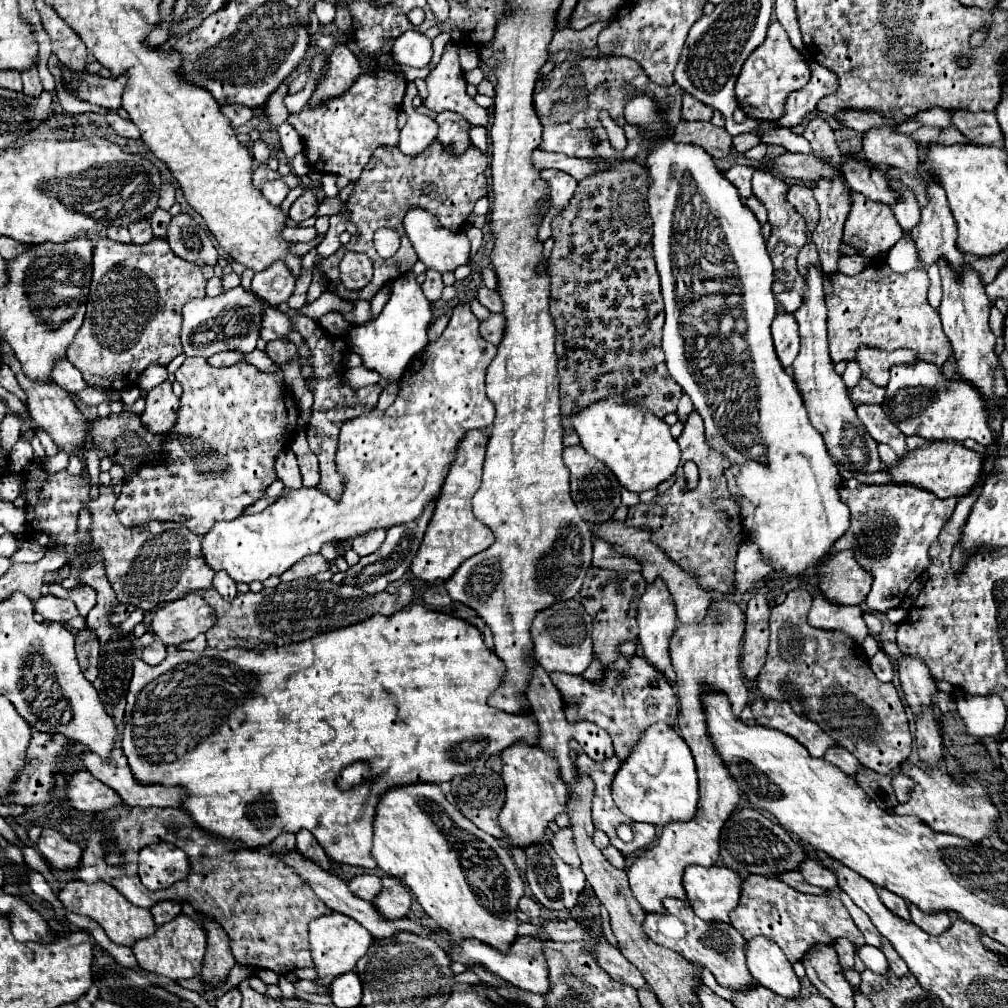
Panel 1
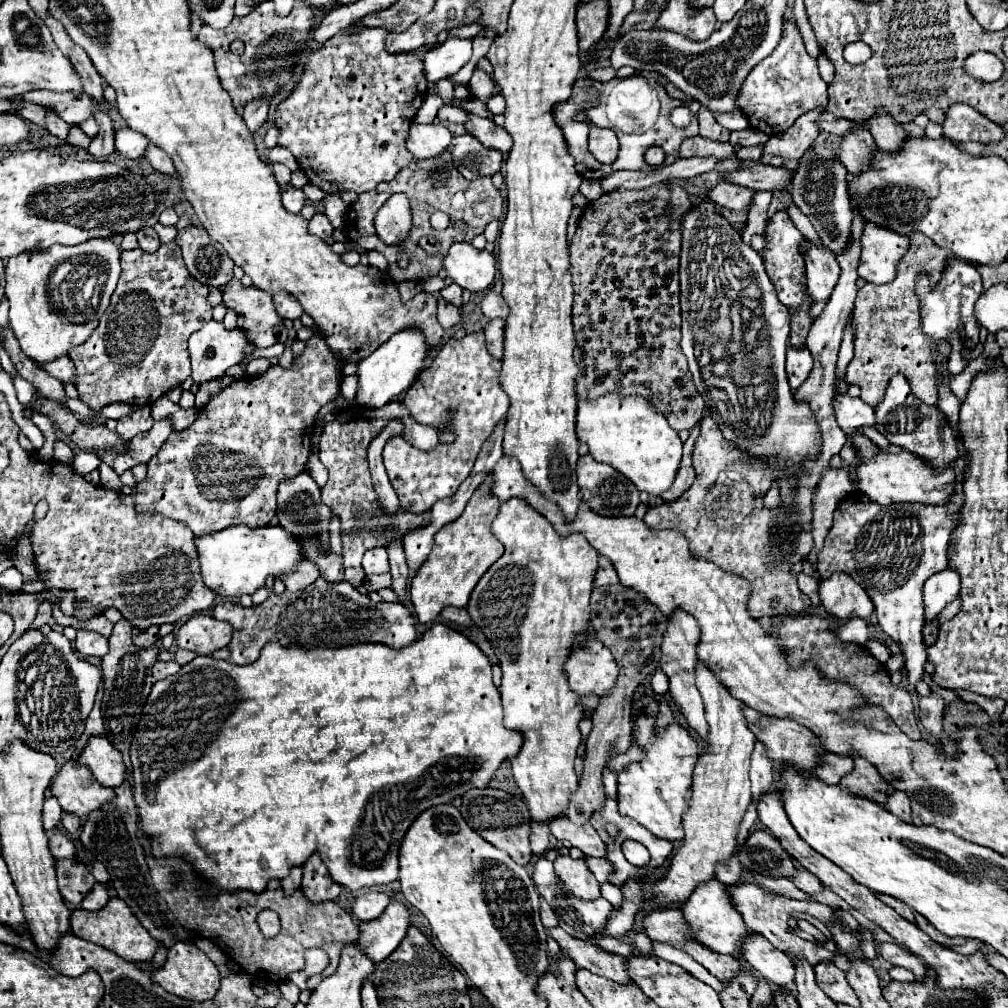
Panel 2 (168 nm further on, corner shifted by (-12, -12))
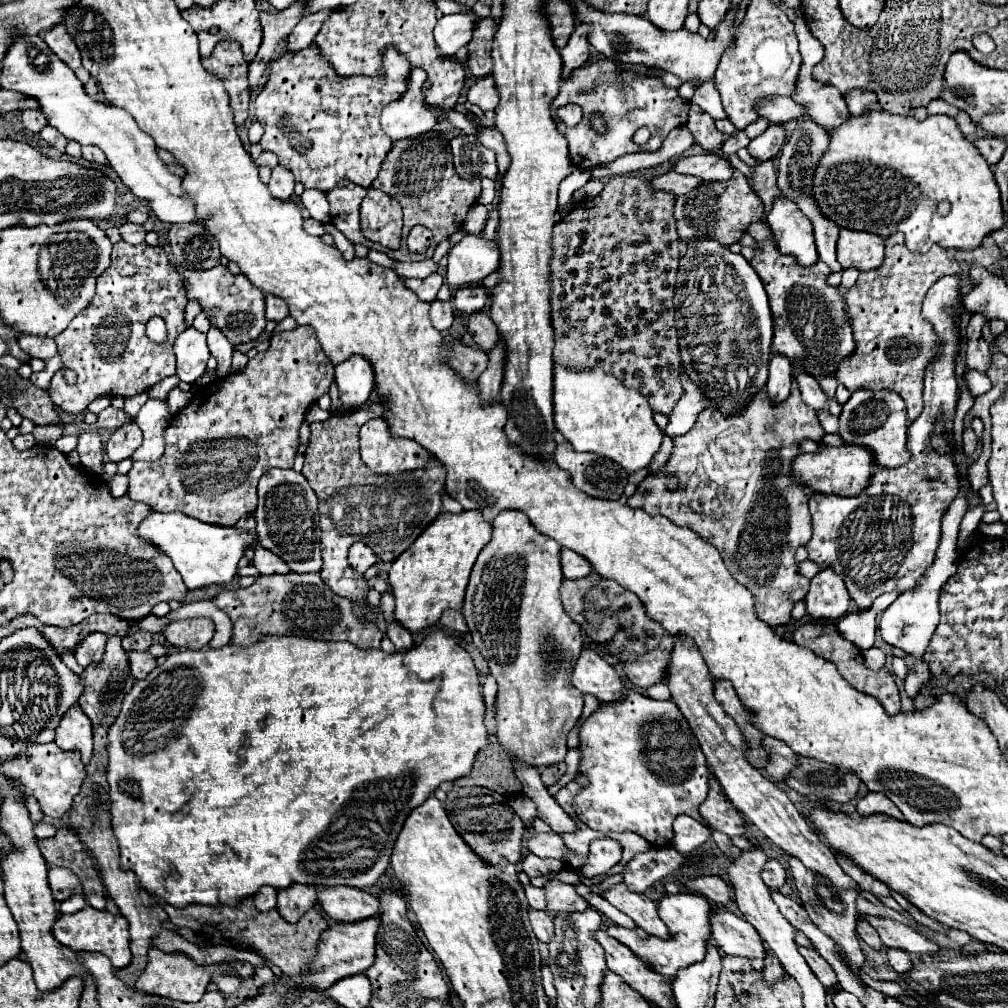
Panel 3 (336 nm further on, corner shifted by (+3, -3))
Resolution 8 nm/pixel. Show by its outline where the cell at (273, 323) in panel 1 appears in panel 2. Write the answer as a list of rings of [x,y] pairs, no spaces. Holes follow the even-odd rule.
[[[233,278],[223,288],[223,302],[237,312],[237,326],[247,332],[247,338],[257,348],[269,348],[277,342],[287,342],[287,328],[275,312],[269,292],[255,286],[245,288]]]

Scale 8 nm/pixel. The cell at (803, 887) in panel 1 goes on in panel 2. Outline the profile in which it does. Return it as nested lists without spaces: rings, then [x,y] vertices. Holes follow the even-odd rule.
[[[755,876],[757,882],[765,888],[765,890],[771,890],[775,894],[781,894],[781,896],[787,896],[791,900],[811,900],[809,894],[805,894],[803,890],[799,890],[789,878],[759,878]]]

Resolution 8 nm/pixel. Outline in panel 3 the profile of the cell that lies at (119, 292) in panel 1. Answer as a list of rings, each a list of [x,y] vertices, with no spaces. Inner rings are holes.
[[[126,241],[116,243],[112,265],[96,281],[94,299],[54,339],[64,369],[76,373],[76,385],[66,383],[64,371],[54,373],[48,387],[54,405],[78,415],[86,411],[96,397],[132,397],[174,375],[176,359],[172,341],[186,329],[184,307],[186,289],[162,247],[150,247],[146,243],[130,245]],[[154,315],[166,321],[168,337],[164,343],[154,343],[146,335],[146,323]]]

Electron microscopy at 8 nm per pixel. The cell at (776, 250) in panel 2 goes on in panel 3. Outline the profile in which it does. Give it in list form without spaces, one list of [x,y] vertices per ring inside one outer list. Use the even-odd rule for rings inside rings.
[[[752,223],[748,233],[760,243],[760,249],[754,251],[752,267],[762,279],[770,301],[774,319],[772,351],[796,361],[812,377],[836,375],[840,361],[856,351],[856,341],[852,337],[852,327],[848,325],[848,313],[844,311],[840,289],[826,283],[826,277],[832,271],[822,261],[812,267],[802,267],[794,257],[776,251],[766,223]]]

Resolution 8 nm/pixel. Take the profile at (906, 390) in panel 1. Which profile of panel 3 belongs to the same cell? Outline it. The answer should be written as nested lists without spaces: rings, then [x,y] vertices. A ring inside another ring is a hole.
[[[856,391],[848,399],[848,403],[842,407],[840,413],[840,429],[836,431],[844,445],[868,445],[872,453],[876,453],[876,465],[880,467],[900,467],[910,461],[908,449],[906,449],[906,407],[900,395],[894,391]]]

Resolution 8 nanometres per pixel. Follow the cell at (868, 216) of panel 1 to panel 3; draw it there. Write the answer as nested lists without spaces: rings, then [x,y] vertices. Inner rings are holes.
[[[842,229],[838,235],[838,245],[836,245],[836,253],[838,253],[838,261],[840,261],[842,269],[856,267],[858,271],[872,271],[872,269],[880,267],[880,263],[884,261],[884,241],[886,241],[884,237],[876,237],[874,233]]]

